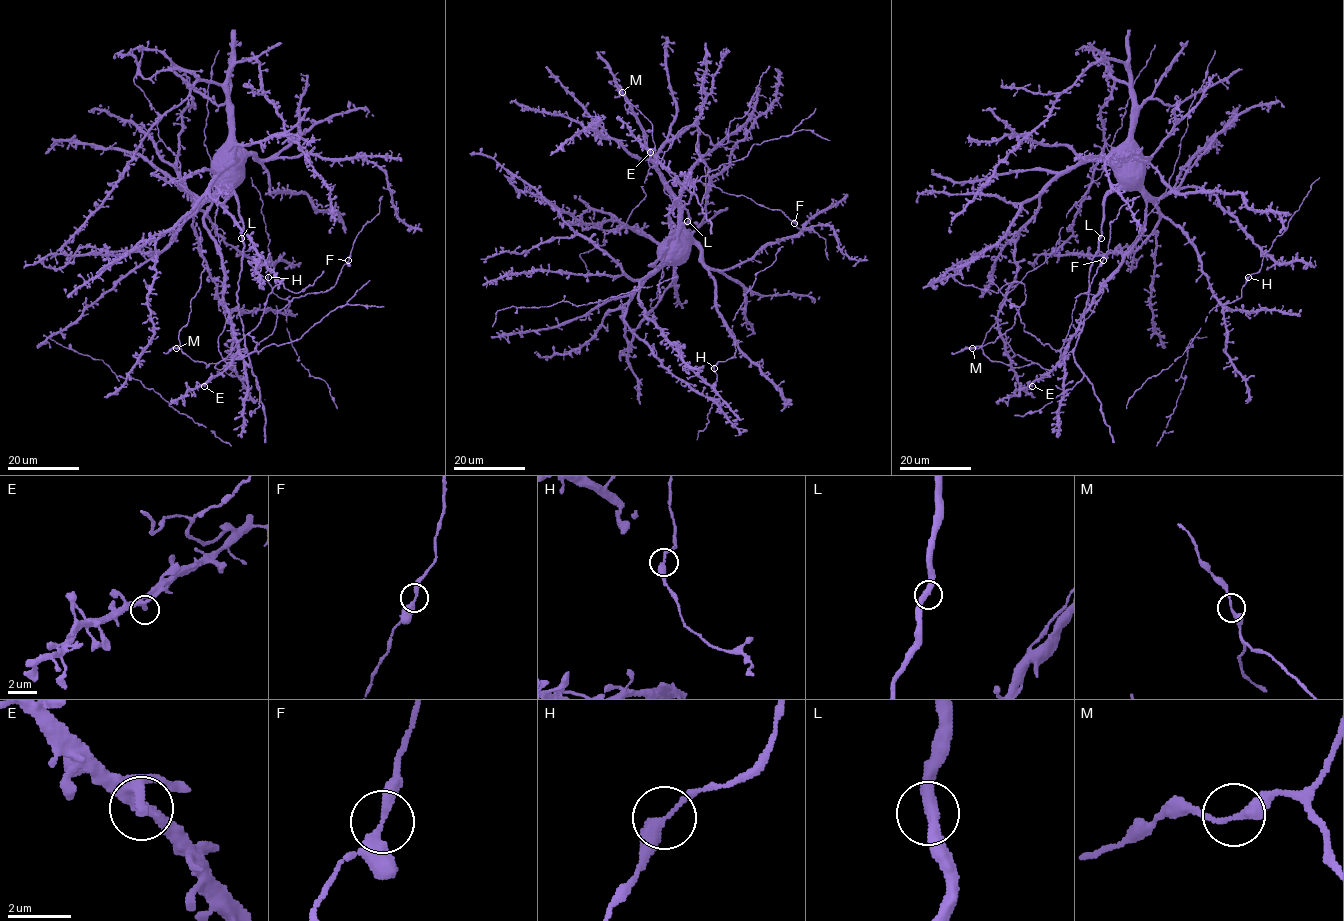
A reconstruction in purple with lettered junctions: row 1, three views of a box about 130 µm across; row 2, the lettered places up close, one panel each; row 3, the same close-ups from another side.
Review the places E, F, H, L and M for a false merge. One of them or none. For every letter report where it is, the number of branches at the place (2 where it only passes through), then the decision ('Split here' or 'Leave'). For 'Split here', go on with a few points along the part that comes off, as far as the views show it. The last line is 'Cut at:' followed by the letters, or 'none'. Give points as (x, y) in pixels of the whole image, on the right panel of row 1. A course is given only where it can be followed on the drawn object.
E: Place: (1032, 386). Branches: 2. Leave
F: Place: (1103, 260). Branches: 2. Leave
H: Place: (1248, 277). Branches: 2. Leave
L: Place: (1101, 238). Branches: 2. Leave
M: Place: (972, 348). Branches: 2. Leave
Cut at: none

